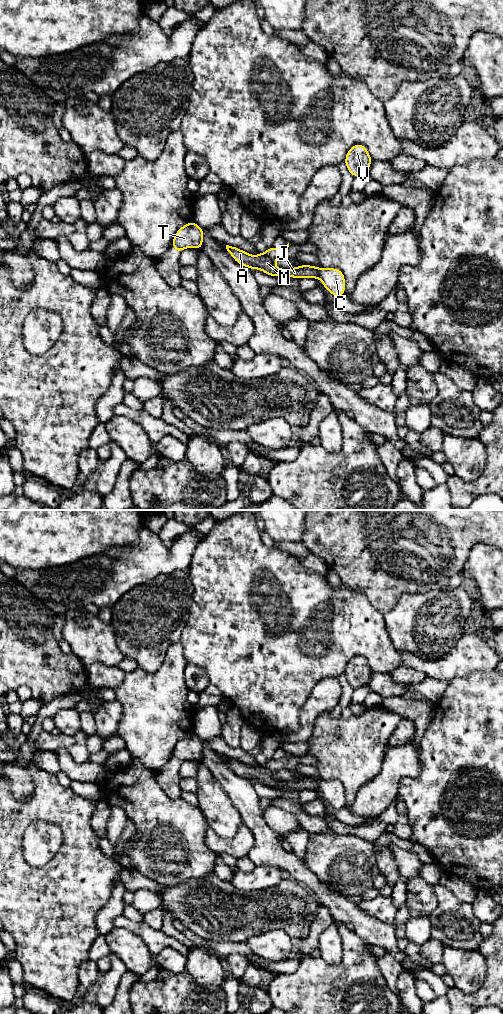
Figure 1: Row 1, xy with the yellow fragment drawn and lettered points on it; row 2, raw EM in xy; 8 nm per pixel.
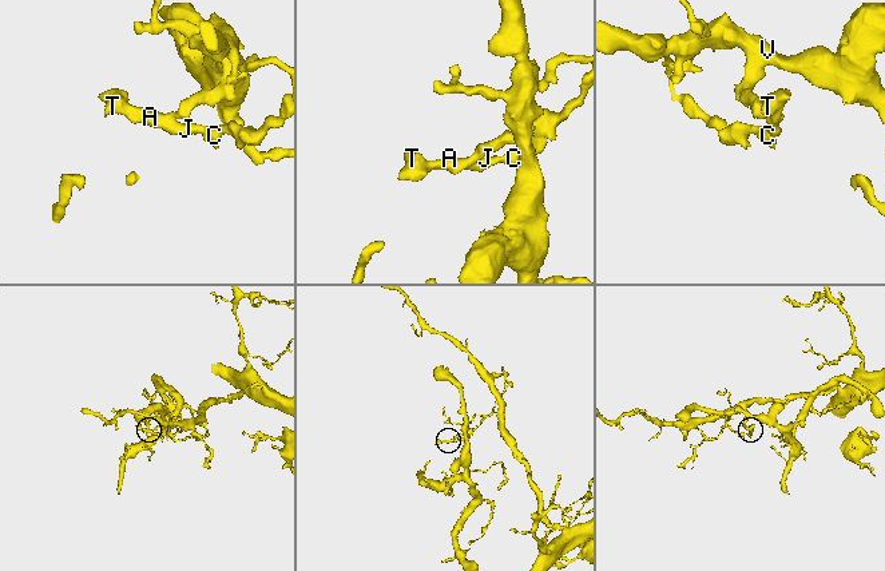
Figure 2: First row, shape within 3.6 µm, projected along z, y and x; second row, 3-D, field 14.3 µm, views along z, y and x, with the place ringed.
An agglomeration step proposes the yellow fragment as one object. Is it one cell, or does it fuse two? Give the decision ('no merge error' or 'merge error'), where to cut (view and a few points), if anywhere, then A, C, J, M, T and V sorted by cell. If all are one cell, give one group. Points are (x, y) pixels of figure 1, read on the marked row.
merge error | xy (319, 268), (317, 276) | A J M T V / C

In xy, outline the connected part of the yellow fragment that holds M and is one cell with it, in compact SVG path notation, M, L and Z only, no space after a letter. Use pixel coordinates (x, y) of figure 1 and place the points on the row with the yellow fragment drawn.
M289 243L281 248L269 247L266 252L259 253L257 256L251 255L239 248L226 245L227 251L232 258L240 265L243 265L251 270L259 269L269 276L276 277L286 275L291 278L312 278L318 277L319 268L312 265L301 265L289 269L278 268L274 262L281 257L286 257Z

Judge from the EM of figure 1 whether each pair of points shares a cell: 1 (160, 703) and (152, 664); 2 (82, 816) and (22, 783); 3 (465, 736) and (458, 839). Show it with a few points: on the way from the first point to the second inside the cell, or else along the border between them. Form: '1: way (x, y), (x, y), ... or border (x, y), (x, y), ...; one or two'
1: border (167, 651), (155, 671), (147, 672), (137, 666); two
2: border (26, 767), (34, 790), (17, 800); two
3: way (463, 762), (446, 782), (440, 794), (439, 813); one

